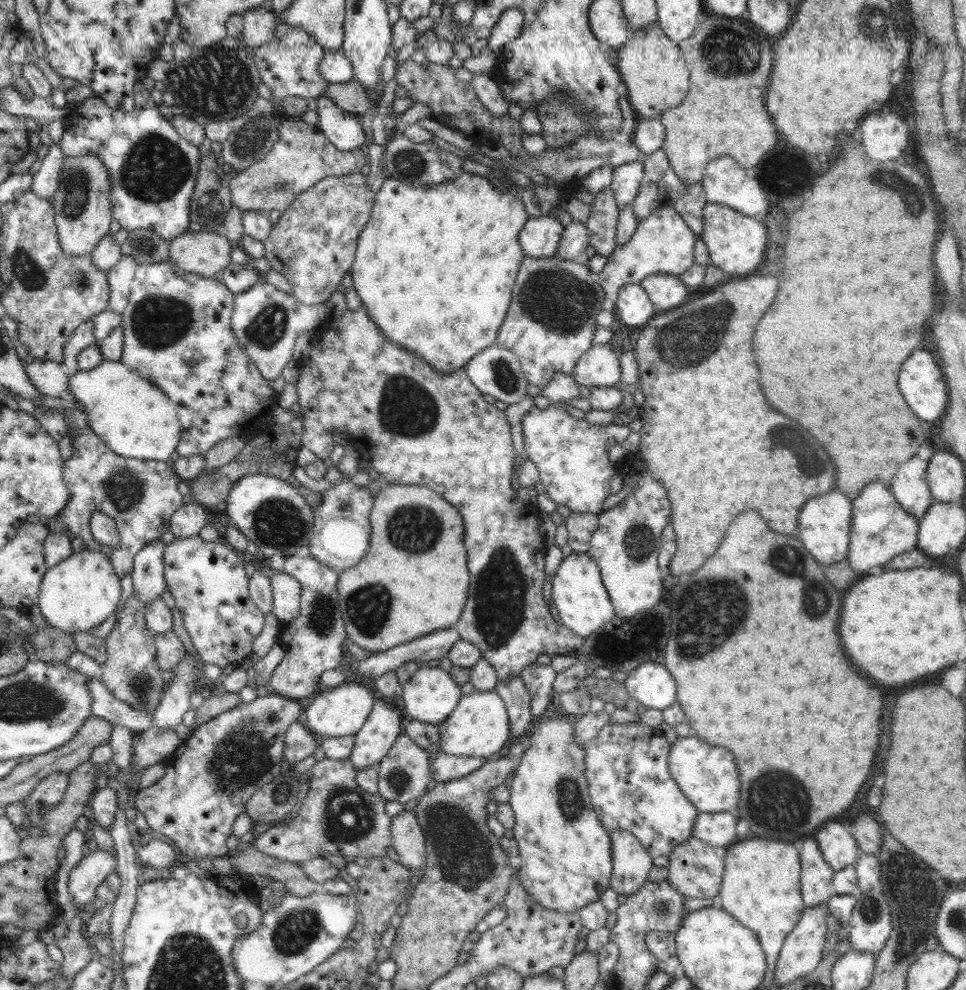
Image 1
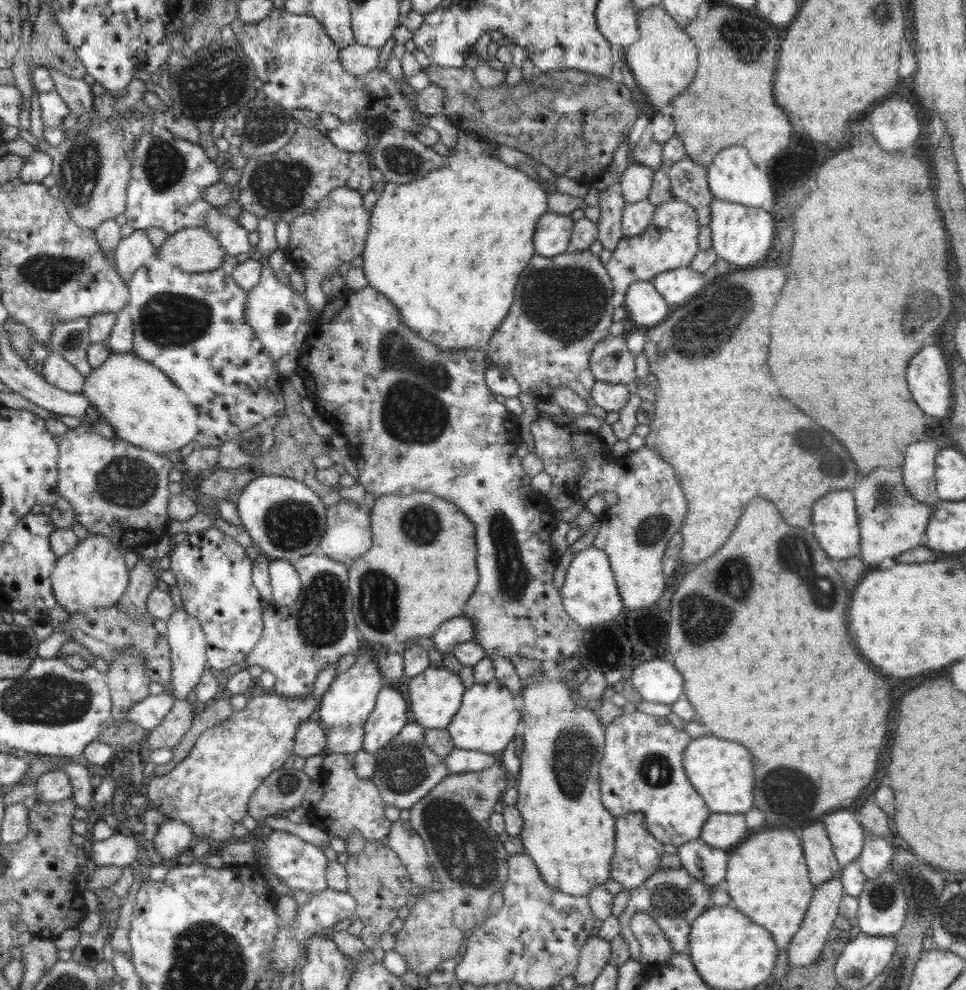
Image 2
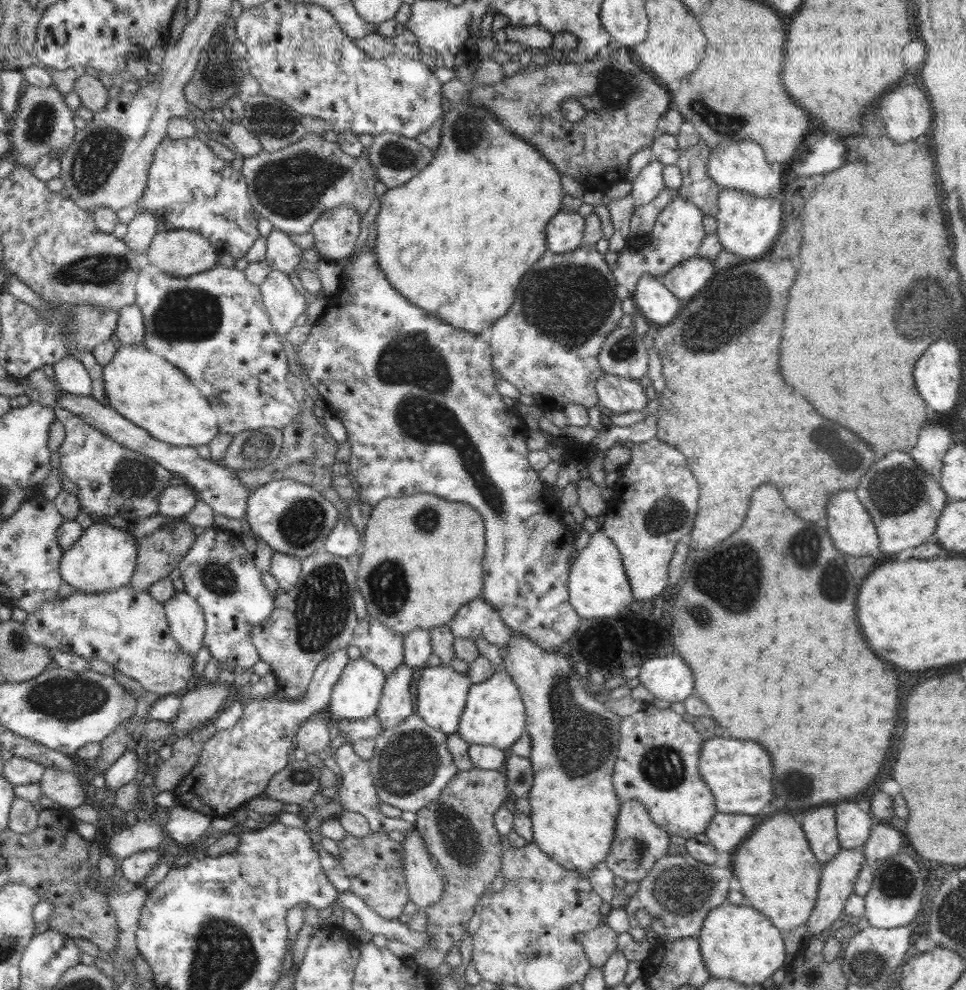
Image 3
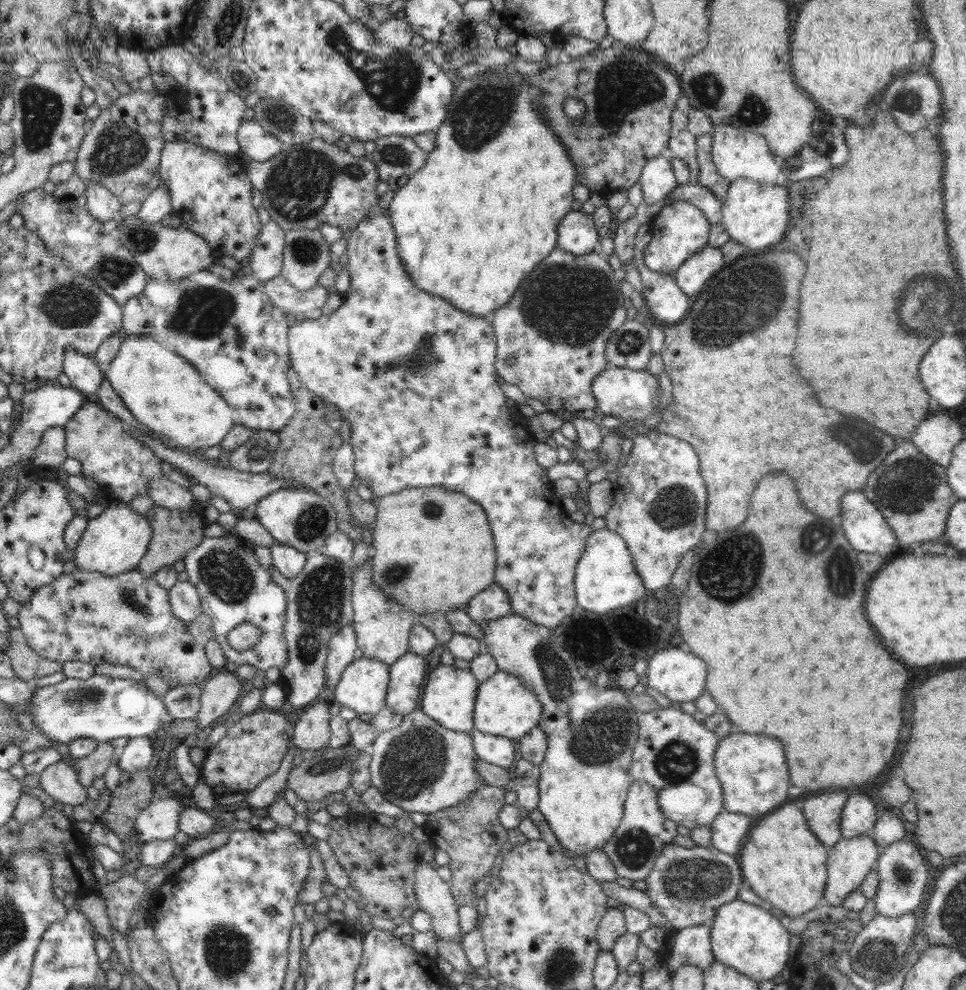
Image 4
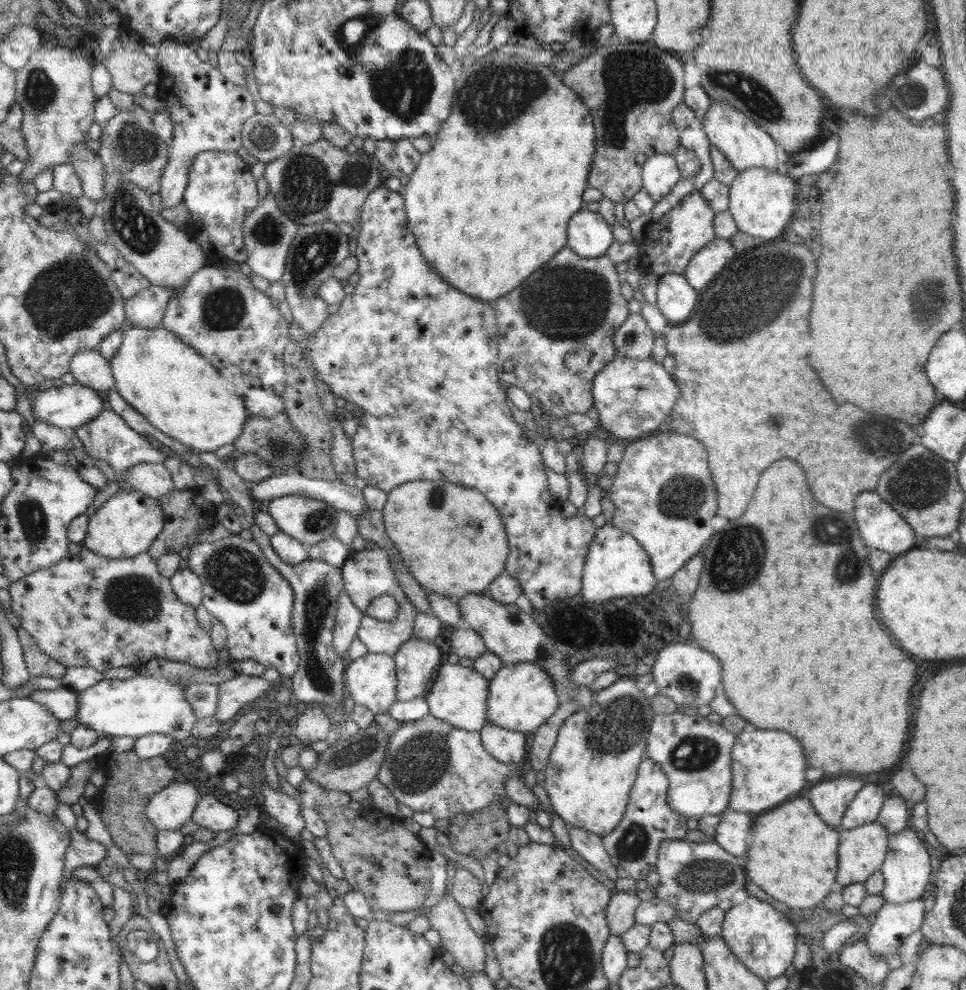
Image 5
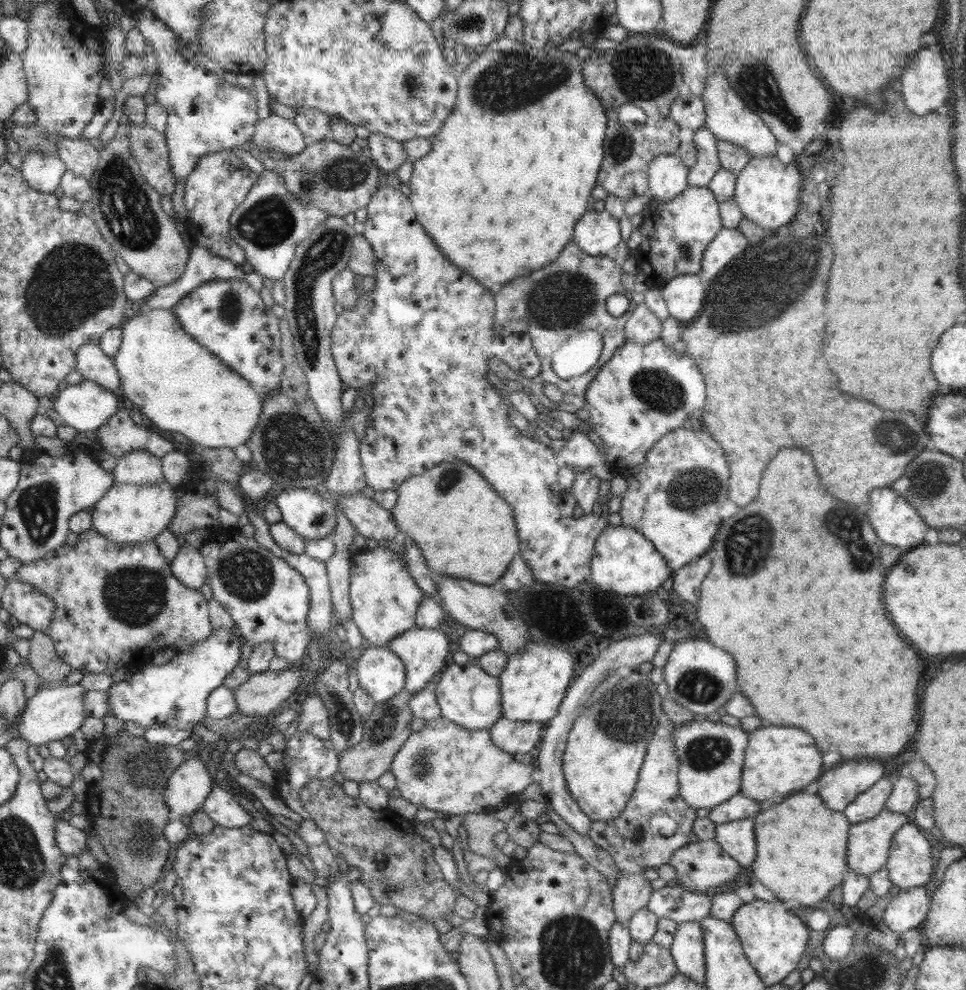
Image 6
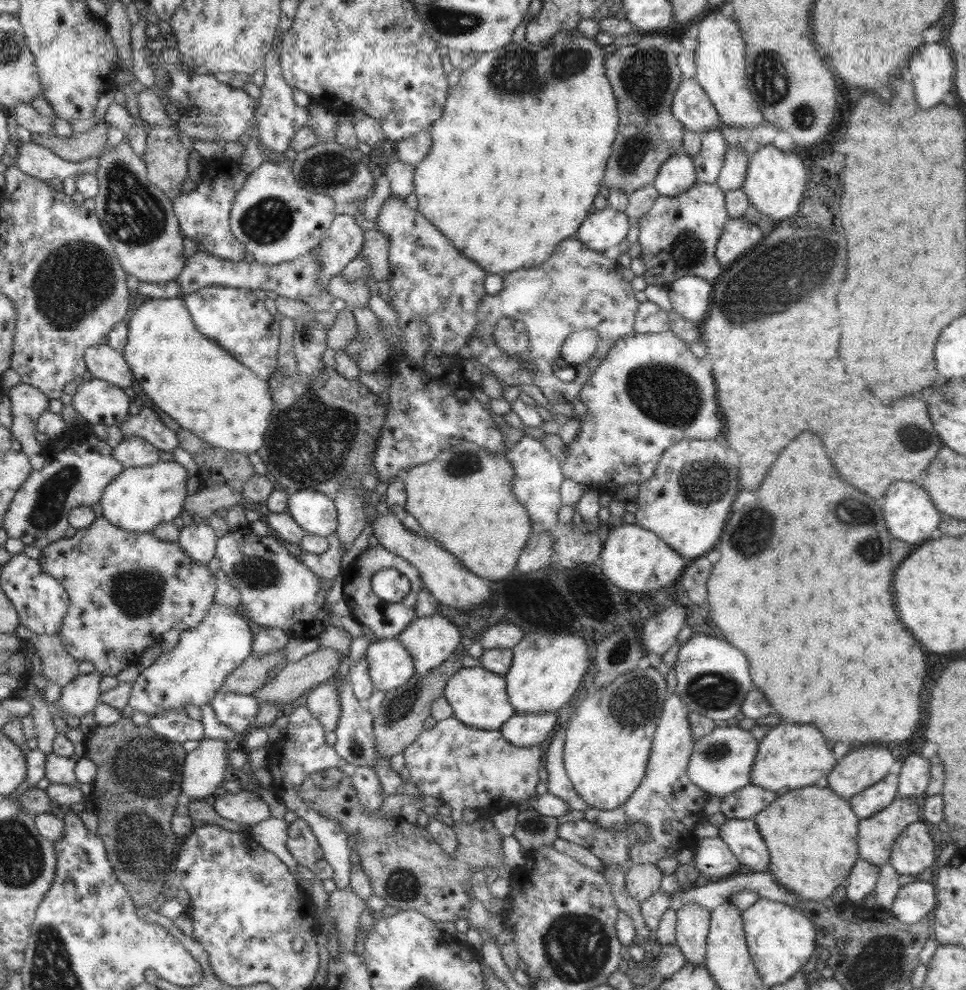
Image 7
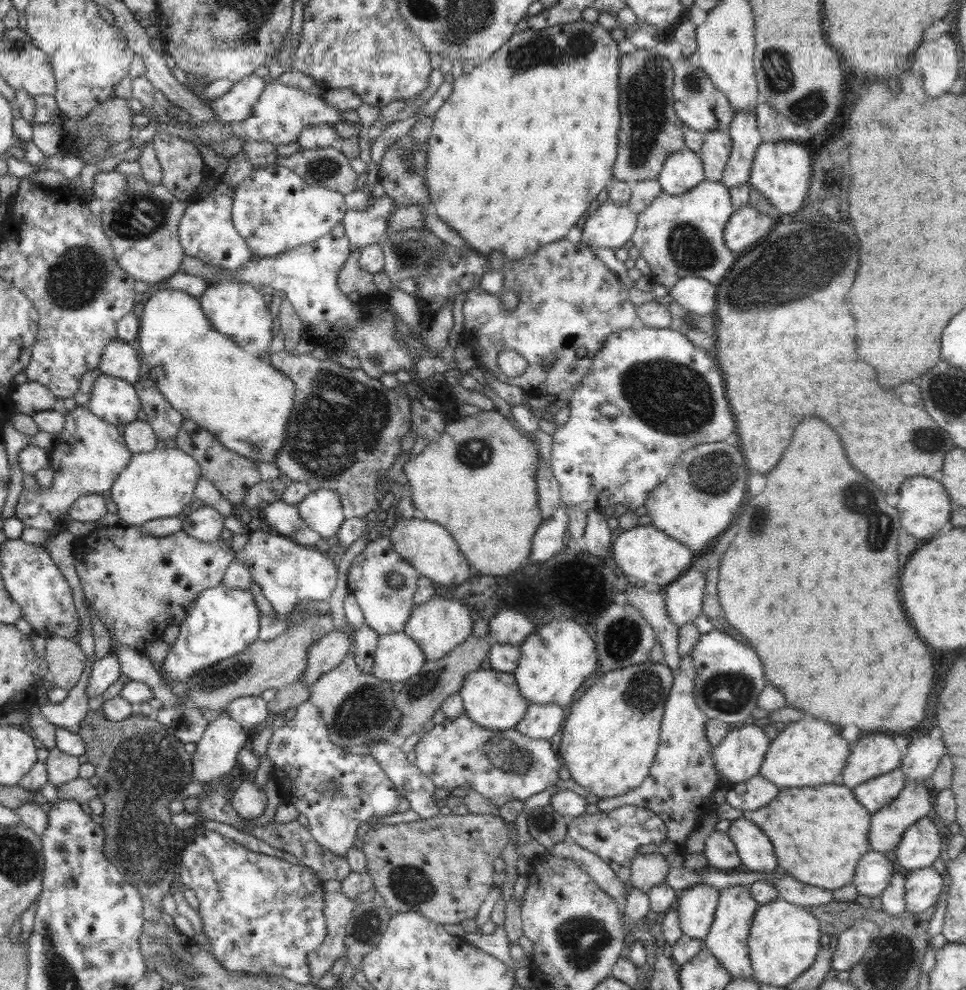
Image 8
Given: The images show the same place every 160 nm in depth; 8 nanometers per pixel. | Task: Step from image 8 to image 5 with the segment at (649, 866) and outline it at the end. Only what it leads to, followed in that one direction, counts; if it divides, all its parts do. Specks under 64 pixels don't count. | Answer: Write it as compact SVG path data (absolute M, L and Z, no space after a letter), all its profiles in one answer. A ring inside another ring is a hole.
M635 888L632 892L618 891L611 895L610 902L605 910L608 928L611 934L621 936L630 927L635 925L634 913L641 903L636 895Z

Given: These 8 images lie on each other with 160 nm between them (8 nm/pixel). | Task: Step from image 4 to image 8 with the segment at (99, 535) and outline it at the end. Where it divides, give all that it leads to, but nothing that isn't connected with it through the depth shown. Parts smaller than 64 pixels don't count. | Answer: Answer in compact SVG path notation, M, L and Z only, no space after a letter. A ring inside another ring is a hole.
M178 447L158 448L133 454L128 466L116 477L108 491L112 502L116 502L121 524L142 526L156 518L177 517L195 498L195 486L201 477L200 465L192 455Z

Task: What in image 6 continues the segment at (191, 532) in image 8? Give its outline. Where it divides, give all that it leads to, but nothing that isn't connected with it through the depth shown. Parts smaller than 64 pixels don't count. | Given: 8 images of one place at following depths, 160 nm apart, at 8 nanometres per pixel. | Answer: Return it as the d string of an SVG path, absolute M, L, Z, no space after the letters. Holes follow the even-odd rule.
M182 544L178 554L171 561L171 571L184 586L198 589L207 579L204 557L198 548Z

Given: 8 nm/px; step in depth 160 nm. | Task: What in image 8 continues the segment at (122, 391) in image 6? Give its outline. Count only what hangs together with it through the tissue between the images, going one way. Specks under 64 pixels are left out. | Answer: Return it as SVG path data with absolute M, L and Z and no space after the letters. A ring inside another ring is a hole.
M160 289L145 304L136 347L141 361L146 362L148 374L156 389L185 419L196 421L198 426L211 432L228 450L252 459L257 464L275 464L277 452L284 446L293 406L296 387L291 378L271 365L270 360L250 355L229 336L212 328L199 299L183 290Z

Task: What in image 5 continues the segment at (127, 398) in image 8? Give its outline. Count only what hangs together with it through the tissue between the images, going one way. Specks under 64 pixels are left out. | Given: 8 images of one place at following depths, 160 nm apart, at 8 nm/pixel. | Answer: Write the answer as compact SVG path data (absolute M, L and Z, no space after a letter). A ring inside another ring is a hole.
M77 382L72 385L64 383L59 388L54 387L53 384L44 386L37 391L36 399L31 403L31 407L35 420L47 422L65 431L74 431L76 427L84 426L95 419L106 405L98 391Z

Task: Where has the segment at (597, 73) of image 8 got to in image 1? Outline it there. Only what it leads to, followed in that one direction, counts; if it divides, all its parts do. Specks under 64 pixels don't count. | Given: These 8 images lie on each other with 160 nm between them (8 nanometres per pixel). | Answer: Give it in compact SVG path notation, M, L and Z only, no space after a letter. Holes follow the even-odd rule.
M461 170L456 178L435 186L406 185L388 177L384 180L382 188L375 194L370 220L357 240L358 248L355 262L350 270L353 286L360 296L363 306L365 306L367 314L380 327L386 338L413 352L438 372L452 374L465 367L475 354L497 342L498 331L510 306L513 284L517 279L521 262L526 258L522 246L520 246L518 235L529 218L530 216L519 196L516 196L509 188L500 192L488 178L481 175Z

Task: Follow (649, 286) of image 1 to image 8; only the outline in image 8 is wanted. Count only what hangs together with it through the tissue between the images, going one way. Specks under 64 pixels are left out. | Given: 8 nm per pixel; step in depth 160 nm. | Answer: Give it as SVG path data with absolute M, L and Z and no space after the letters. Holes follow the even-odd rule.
M750 204L732 213L724 229L726 247L738 256L772 230L774 222Z

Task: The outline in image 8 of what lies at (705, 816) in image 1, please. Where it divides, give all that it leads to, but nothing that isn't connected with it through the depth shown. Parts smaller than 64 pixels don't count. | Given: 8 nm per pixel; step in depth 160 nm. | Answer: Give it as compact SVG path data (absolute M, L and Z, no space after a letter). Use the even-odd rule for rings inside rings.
M741 817L731 821L726 833L737 848L741 863L749 871L771 873L775 868L779 868L774 847L768 835L764 834L764 831L751 820Z

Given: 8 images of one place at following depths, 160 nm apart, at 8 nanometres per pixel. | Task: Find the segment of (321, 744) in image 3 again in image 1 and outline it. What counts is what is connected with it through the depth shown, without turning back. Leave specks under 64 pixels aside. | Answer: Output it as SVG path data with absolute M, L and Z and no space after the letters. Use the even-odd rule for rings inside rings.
M293 722L284 736L283 760L293 765L308 758L318 748L320 739L308 730L302 722Z

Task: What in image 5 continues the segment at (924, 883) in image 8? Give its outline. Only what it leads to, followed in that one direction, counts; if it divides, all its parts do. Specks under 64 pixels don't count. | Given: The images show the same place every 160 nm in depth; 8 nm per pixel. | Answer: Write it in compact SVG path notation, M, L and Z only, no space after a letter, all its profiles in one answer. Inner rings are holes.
M921 898L910 902L901 902L900 904L885 902L876 912L876 919L871 924L870 930L864 934L867 945L878 957L895 964L897 963L896 957L903 940L921 928L924 918L924 900Z

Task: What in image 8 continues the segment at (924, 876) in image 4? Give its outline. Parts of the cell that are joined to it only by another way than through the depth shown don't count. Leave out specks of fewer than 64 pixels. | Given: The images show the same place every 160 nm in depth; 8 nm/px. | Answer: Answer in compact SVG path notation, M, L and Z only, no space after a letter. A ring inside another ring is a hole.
M926 816L904 831L892 857L906 870L928 868L938 857L944 857L945 844L934 822Z

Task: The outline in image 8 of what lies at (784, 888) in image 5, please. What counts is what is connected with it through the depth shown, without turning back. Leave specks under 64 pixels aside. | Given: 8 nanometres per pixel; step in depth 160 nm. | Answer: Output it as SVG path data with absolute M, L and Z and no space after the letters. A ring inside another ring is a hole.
M844 784L781 788L774 800L758 810L748 812L746 818L768 835L779 867L790 877L810 886L834 891L836 888L852 884L857 862L864 853L871 850L868 838L871 813L856 800L851 789Z

